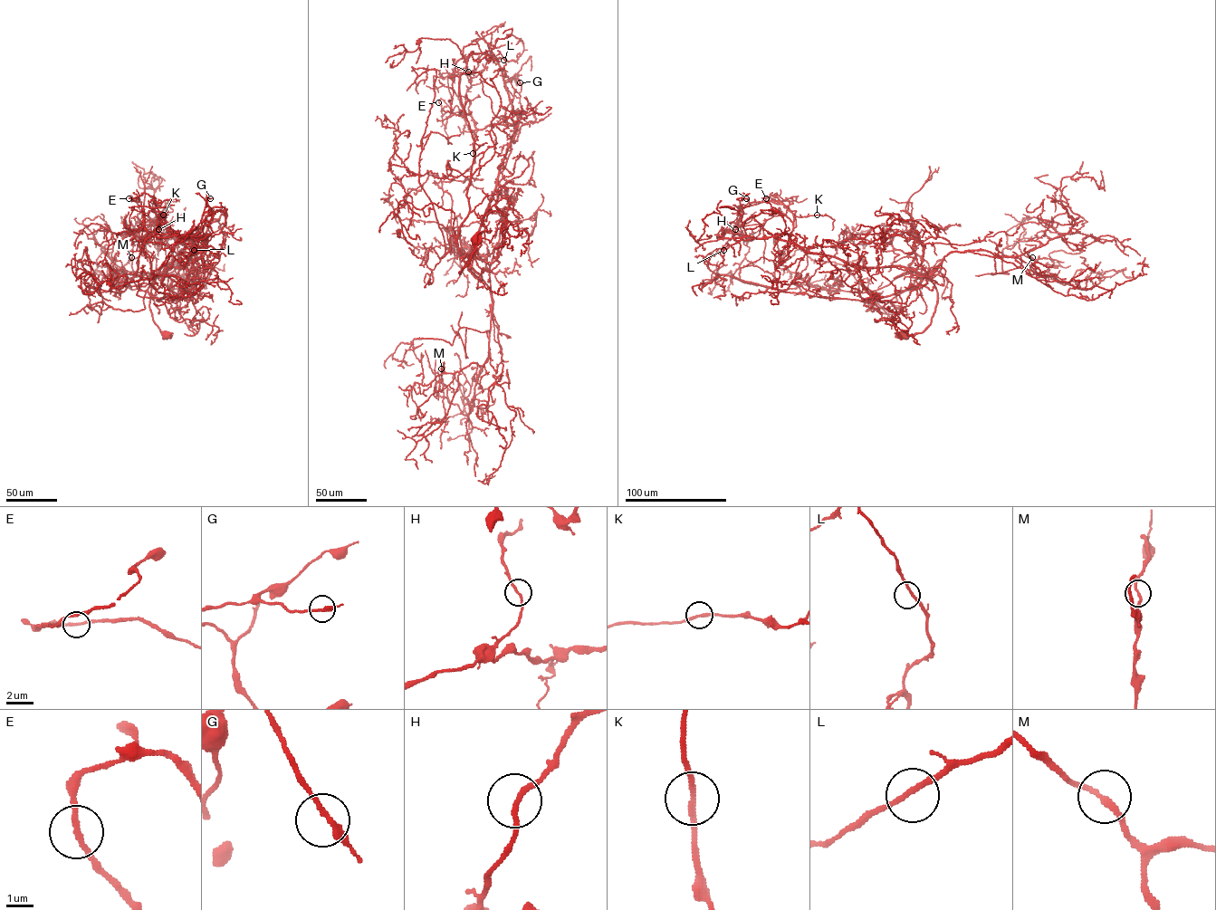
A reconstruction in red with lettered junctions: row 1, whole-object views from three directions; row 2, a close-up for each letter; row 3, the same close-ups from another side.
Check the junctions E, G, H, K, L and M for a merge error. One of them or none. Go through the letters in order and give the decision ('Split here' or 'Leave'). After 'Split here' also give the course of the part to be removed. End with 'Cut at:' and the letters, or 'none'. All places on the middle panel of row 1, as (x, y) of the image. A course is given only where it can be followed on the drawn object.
E: Leave
G: Leave
H: Leave
K: Leave
L: Leave
M: Leave
Cut at: none

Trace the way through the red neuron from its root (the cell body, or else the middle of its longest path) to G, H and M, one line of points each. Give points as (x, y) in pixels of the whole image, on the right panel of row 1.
G: (902, 333), (931, 322), (937, 300), (931, 281), (898, 266), (856, 267), (748, 235), (737, 198), (746, 198)
H: (902, 333), (921, 333), (936, 305), (935, 286), (916, 272), (856, 267), (777, 237), (721, 238), (735, 230)
M: (902, 333), (931, 322), (937, 290), (928, 277), (948, 253), (1012, 256), (1037, 274), (1032, 257)

